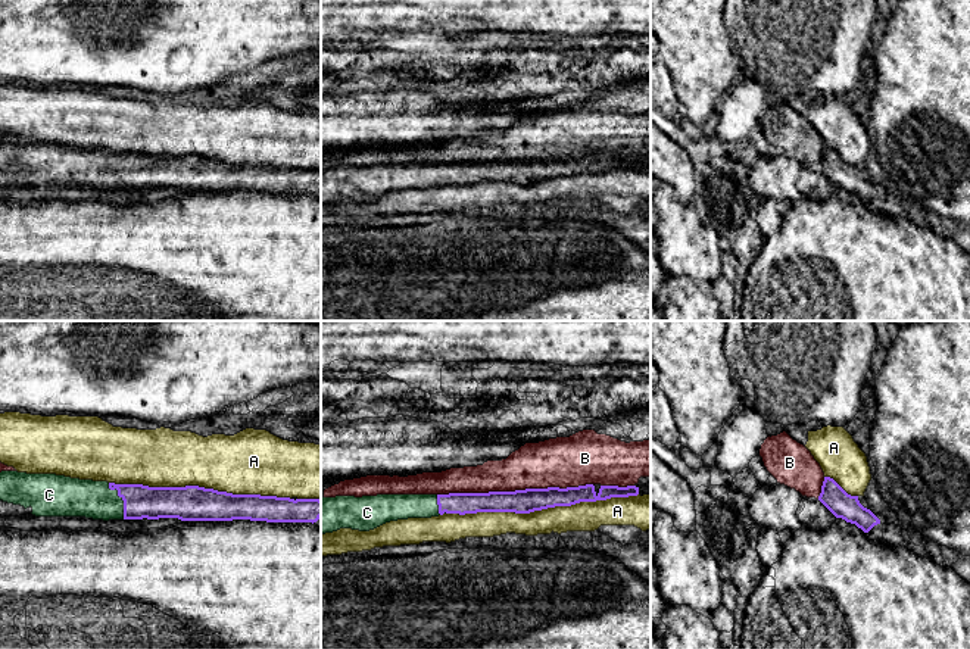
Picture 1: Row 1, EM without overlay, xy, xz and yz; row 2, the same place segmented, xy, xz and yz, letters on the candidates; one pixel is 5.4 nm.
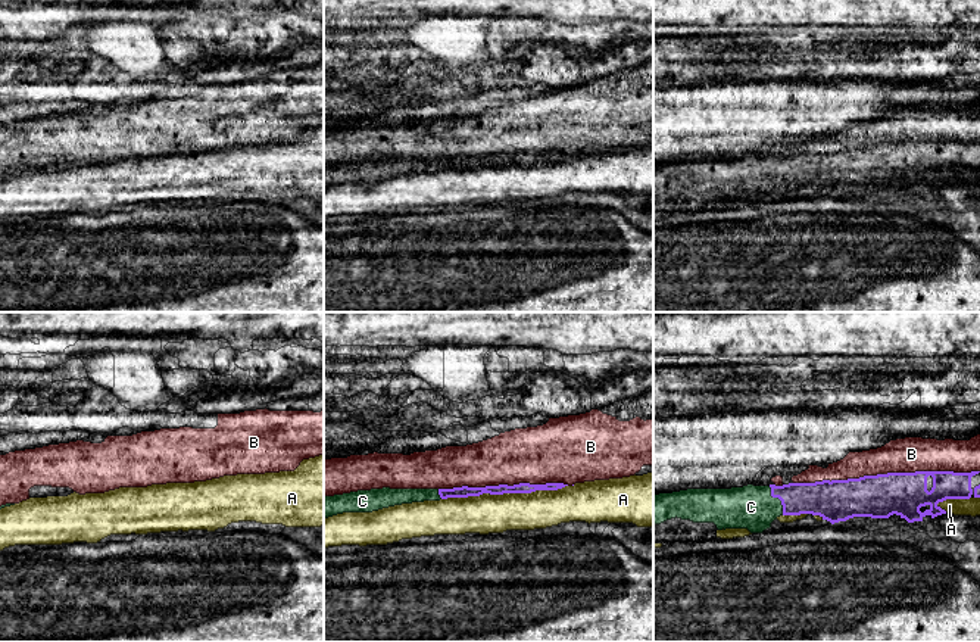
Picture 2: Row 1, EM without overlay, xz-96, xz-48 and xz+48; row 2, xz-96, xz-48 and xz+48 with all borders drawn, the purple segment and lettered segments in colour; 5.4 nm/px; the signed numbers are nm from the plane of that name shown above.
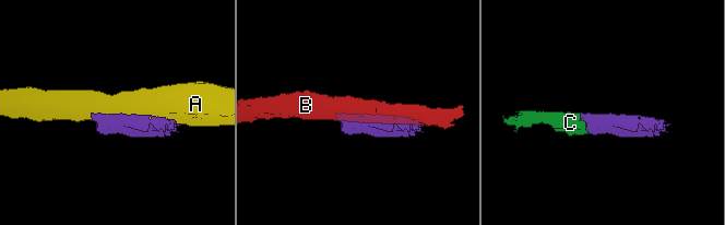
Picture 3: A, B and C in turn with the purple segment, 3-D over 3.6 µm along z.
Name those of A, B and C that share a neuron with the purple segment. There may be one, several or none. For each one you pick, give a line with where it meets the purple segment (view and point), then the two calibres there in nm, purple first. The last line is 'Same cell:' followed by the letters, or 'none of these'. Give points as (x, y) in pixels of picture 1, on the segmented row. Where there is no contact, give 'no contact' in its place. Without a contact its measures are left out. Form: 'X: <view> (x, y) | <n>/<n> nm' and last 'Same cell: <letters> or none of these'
C: xy (122, 499) | 180/200 nm
Same cell: C

